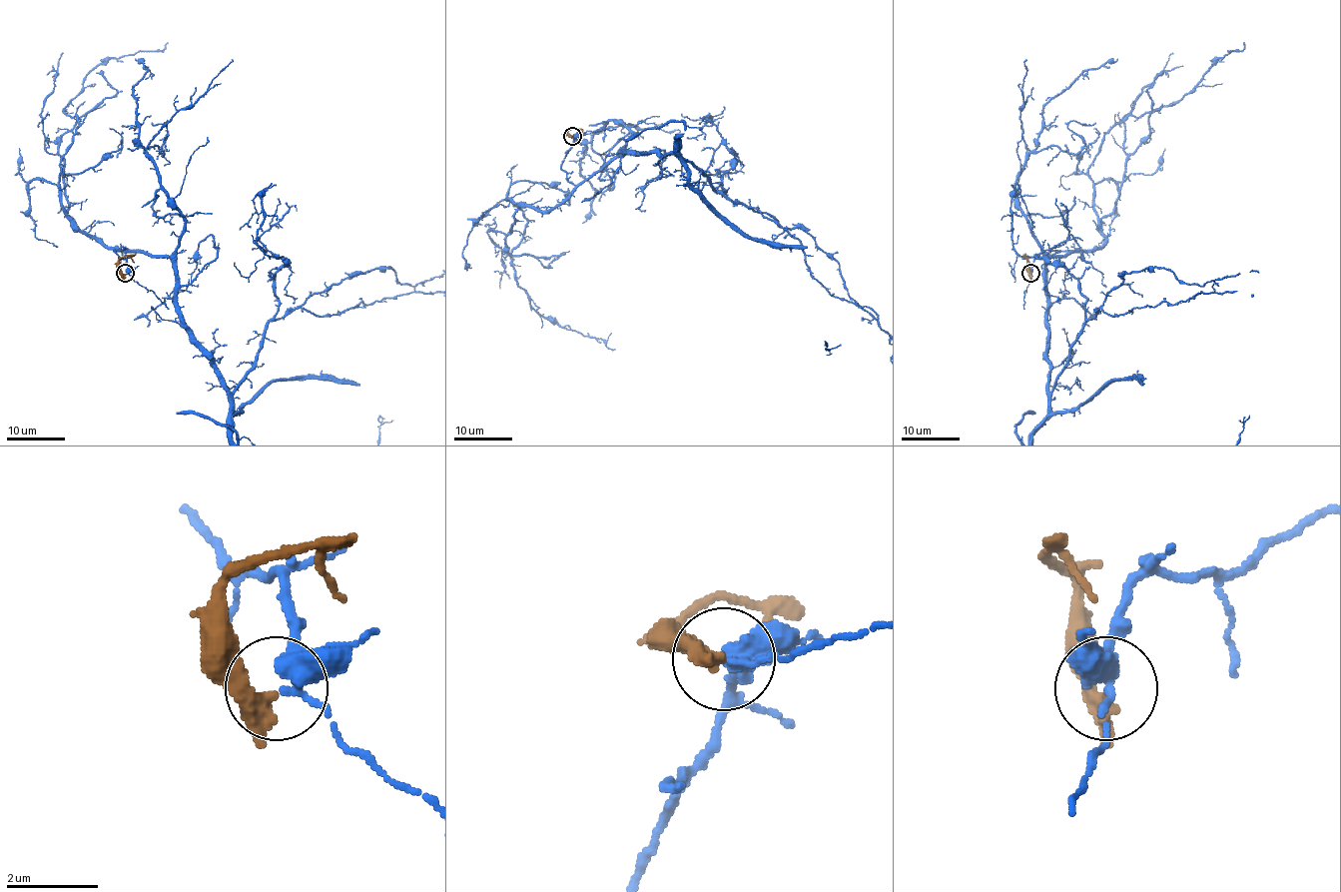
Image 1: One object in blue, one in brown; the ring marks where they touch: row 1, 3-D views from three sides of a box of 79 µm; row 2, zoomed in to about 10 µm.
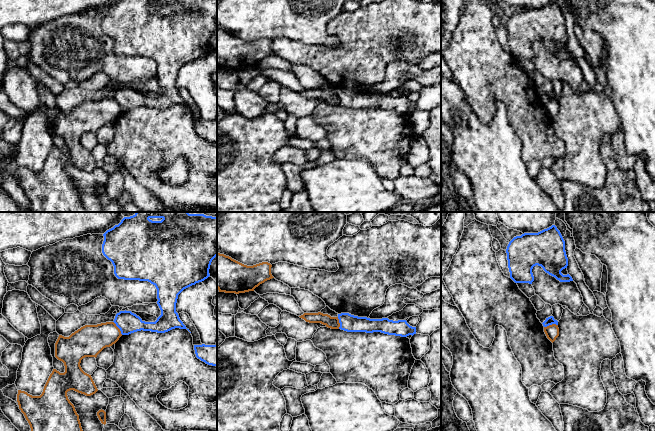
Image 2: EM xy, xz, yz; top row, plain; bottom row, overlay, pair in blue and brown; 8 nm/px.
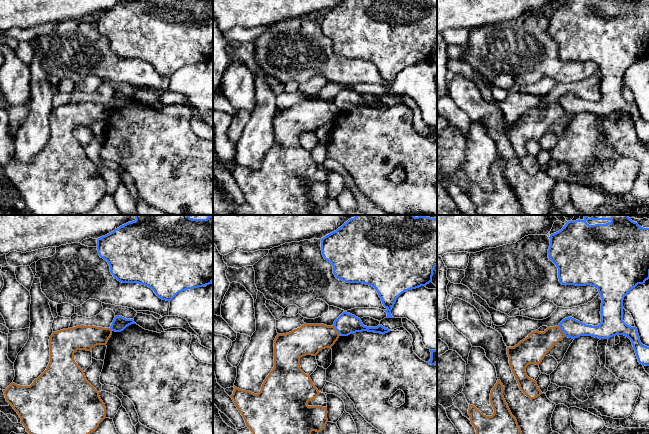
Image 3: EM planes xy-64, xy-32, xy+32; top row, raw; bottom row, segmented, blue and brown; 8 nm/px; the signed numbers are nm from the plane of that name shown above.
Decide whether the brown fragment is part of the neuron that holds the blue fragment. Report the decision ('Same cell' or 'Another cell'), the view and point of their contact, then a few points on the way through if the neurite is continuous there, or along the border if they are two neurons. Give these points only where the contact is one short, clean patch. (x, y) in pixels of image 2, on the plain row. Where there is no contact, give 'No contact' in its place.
Another cell. Touches blue at yz (550, 100). Boundary: yz (557, 100), (549, 100), (544, 103)

